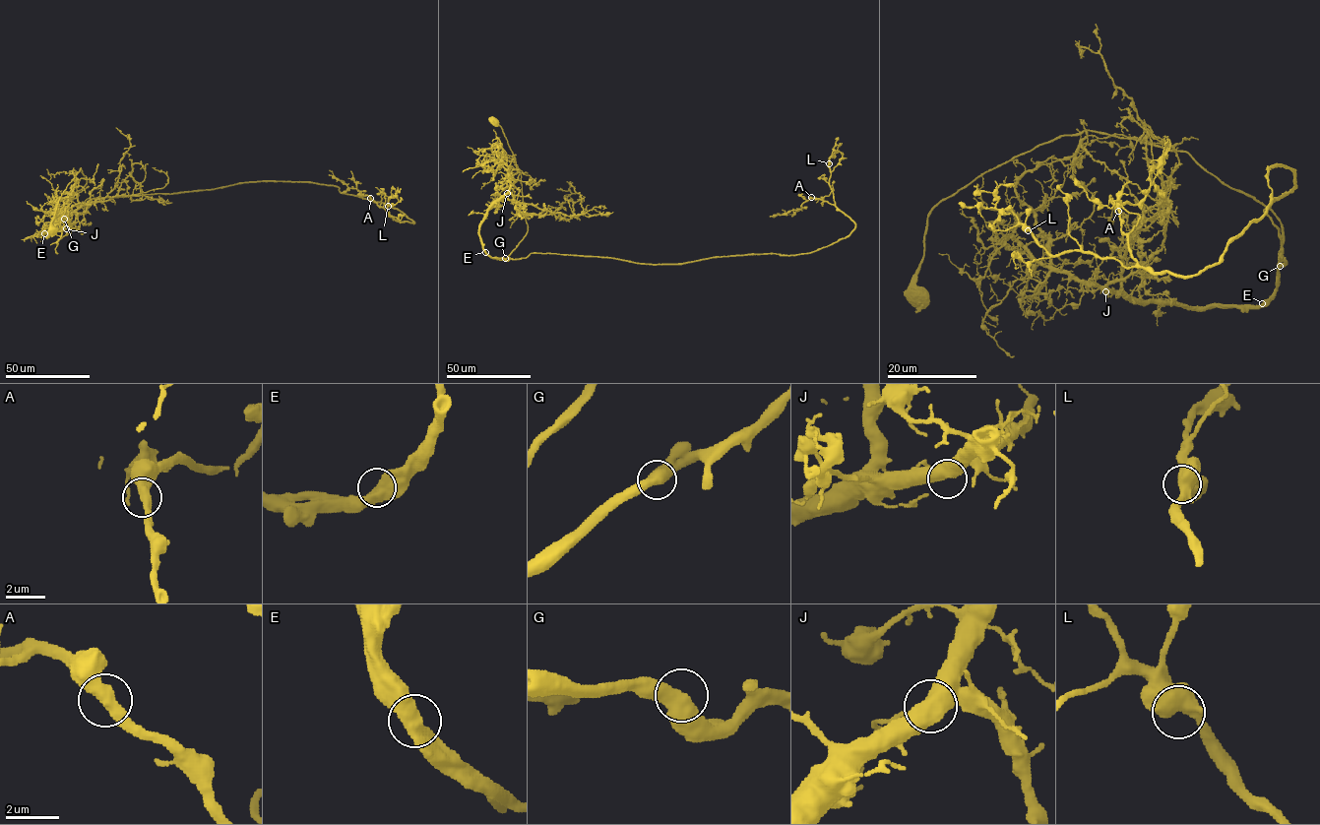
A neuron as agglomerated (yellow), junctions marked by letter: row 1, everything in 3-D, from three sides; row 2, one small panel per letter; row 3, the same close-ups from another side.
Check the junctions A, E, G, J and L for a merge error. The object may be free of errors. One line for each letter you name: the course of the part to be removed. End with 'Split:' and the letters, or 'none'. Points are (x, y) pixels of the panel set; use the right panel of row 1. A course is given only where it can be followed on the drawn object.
Split: none

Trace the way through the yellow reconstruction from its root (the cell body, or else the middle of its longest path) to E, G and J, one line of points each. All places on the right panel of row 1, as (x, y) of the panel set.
E: (916, 294), (927, 219), (940, 202), (1039, 145), (1095, 130), (1186, 152), (1276, 217), (1276, 290), (1263, 303)
G: (916, 294), (940, 202), (1086, 130), (1186, 152), (1251, 195), (1282, 225), (1276, 287), (1280, 266)
J: (916, 294), (940, 202), (1086, 130), (1186, 152), (1282, 225), (1276, 290), (1259, 306), (1105, 291)

